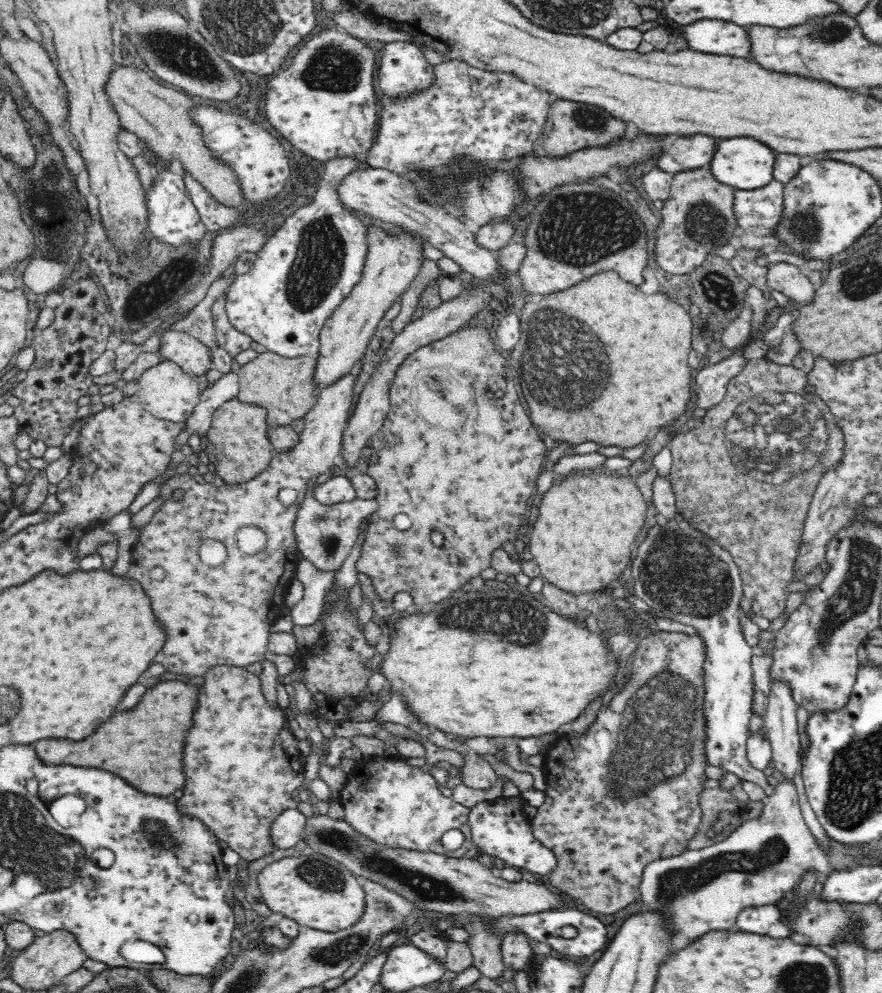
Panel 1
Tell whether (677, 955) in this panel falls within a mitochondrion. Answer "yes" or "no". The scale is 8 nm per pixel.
no

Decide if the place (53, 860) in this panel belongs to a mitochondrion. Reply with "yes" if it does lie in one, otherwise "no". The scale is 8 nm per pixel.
yes

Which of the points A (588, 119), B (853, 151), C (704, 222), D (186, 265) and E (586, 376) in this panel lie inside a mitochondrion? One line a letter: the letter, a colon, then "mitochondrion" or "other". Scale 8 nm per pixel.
A: mitochondrion
B: other
C: mitochondrion
D: mitochondrion
E: mitochondrion

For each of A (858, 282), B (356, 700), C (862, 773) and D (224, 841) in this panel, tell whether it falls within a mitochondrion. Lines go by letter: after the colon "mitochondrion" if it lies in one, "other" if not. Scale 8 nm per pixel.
A: mitochondrion
B: other
C: mitochondrion
D: other

